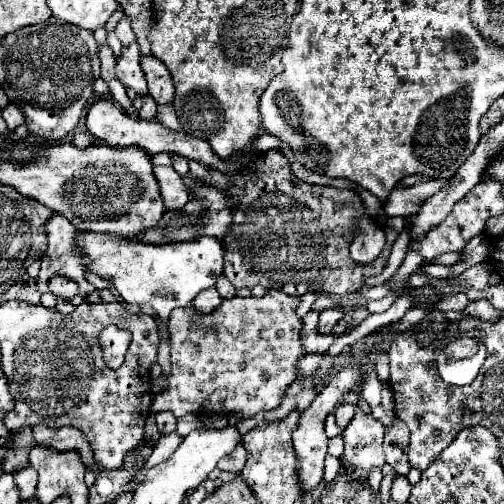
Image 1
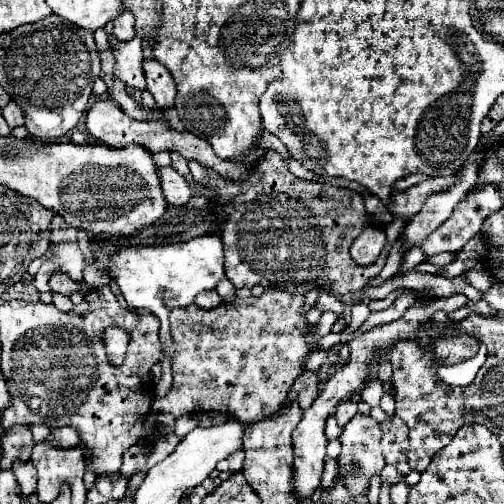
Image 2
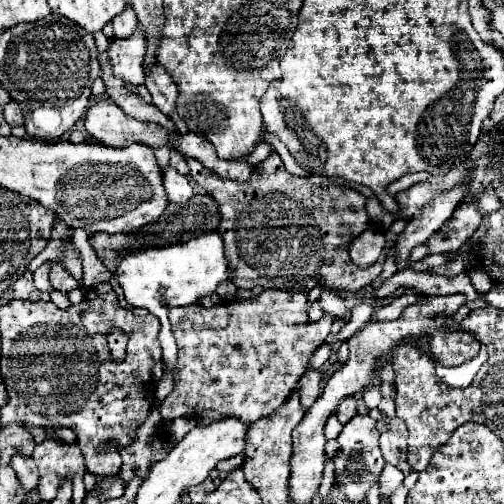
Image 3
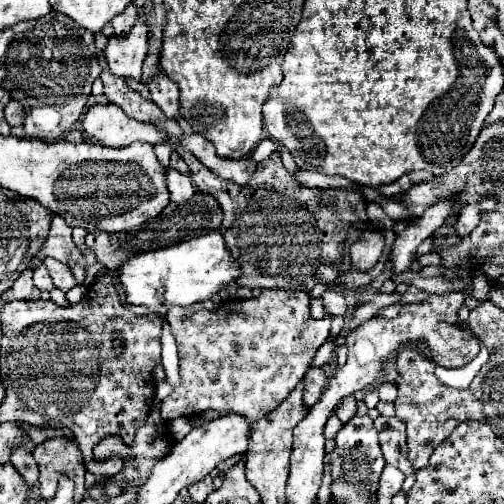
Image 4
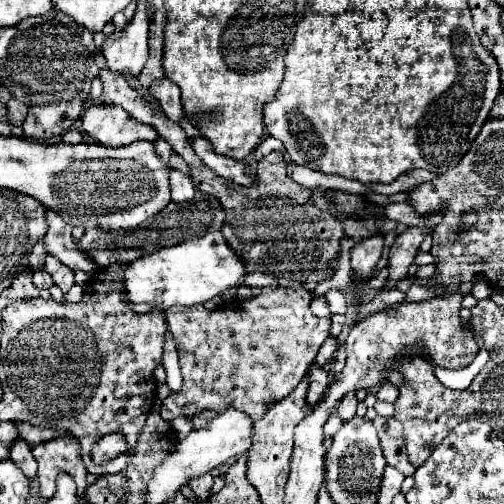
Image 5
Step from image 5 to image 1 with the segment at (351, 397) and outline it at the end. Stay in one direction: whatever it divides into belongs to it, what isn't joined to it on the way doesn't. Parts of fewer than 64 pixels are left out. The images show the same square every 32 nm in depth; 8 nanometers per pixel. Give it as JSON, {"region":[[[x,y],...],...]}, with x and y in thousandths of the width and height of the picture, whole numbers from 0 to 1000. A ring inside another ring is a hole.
{"region":[[[675,802],[671,806],[671,813],[663,817],[663,825],[667,825],[667,841],[683,853],[687,845],[690,845],[690,837],[698,833],[698,825],[702,825],[702,810],[706,806],[698,806],[698,802]]]}

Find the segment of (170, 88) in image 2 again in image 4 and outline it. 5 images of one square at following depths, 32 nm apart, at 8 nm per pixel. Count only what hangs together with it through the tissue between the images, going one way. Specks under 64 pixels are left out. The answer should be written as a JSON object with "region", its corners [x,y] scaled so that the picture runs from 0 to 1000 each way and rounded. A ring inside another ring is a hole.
{"region":[[[317,139],[310,151],[302,151],[290,171],[302,187],[306,206],[333,234],[345,234],[353,226],[353,171],[325,147],[325,139]]]}

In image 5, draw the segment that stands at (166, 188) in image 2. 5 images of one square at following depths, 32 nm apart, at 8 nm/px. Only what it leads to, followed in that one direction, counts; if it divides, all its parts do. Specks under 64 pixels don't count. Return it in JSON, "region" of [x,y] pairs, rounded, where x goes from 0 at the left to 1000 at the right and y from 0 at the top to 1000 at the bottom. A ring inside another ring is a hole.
{"region":[[[337,337],[337,381],[345,401],[365,401],[385,393],[385,365],[373,345],[361,345],[353,337]]]}

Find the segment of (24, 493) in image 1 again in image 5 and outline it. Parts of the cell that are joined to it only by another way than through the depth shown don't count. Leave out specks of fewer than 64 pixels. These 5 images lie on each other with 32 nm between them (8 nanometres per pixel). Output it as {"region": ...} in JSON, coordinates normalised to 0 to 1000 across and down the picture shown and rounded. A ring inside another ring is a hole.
{"region":[[[36,873],[28,885],[24,885],[24,897],[20,897],[20,909],[24,917],[48,937],[48,944],[56,952],[67,952],[71,948],[71,913],[60,897],[60,885],[48,877],[48,873]]]}

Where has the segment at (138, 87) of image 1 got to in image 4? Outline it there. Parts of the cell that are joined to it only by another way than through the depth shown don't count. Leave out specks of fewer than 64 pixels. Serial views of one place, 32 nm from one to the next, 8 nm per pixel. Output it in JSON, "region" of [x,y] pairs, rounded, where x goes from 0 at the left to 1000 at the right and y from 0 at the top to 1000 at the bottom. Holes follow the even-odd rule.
{"region":[[[274,32],[262,63],[254,71],[222,71],[214,75],[214,91],[206,99],[206,111],[214,119],[214,135],[226,151],[250,155],[250,159],[282,159],[282,127],[294,103],[290,87],[290,52],[286,40]]]}

